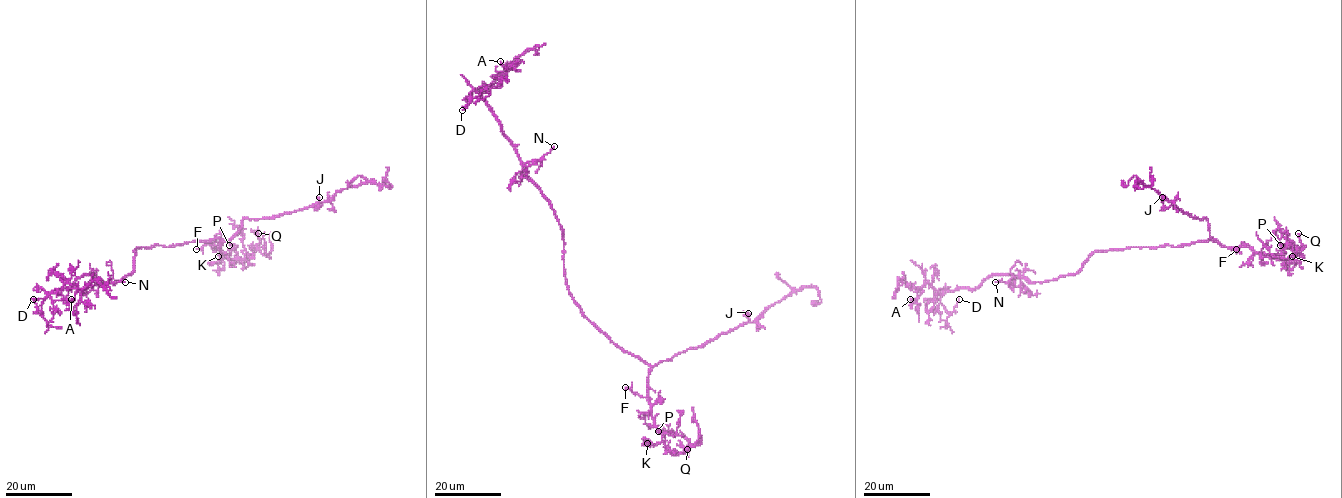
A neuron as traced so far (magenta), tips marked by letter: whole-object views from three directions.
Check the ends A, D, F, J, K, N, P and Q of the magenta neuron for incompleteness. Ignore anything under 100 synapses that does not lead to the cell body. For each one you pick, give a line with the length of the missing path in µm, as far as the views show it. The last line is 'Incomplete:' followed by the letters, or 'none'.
Incomplete: none

